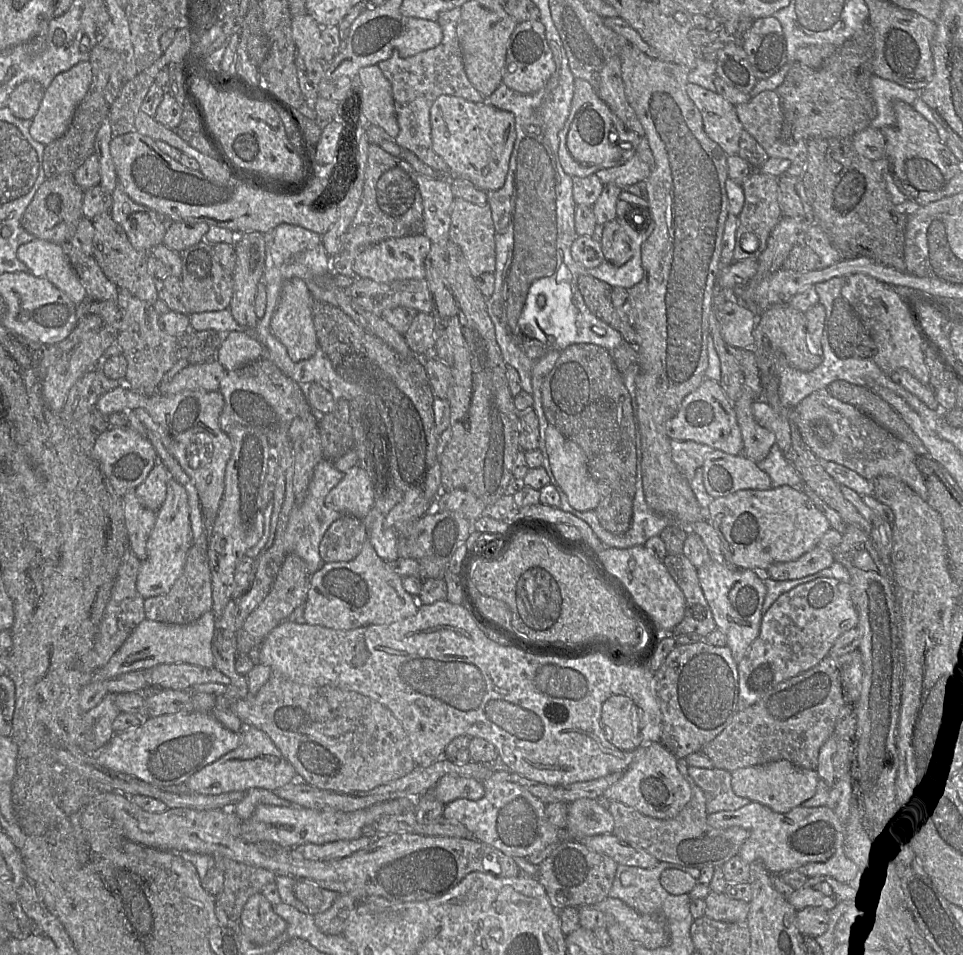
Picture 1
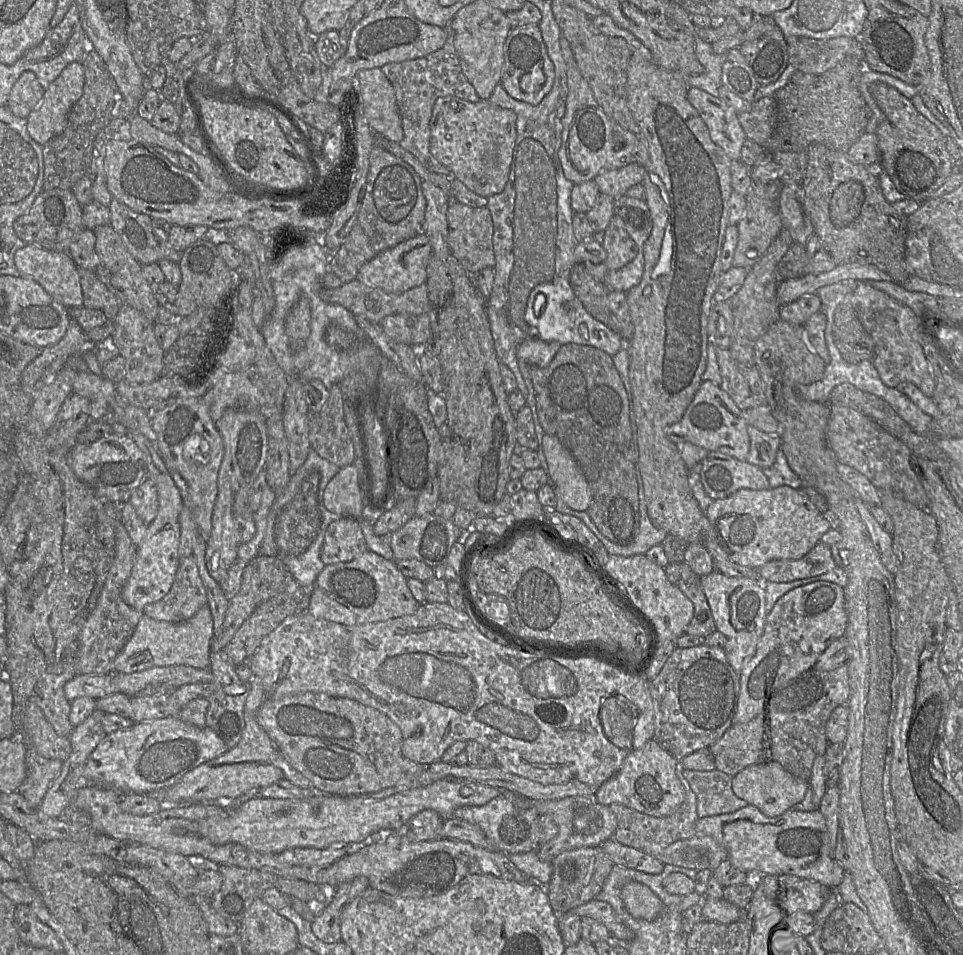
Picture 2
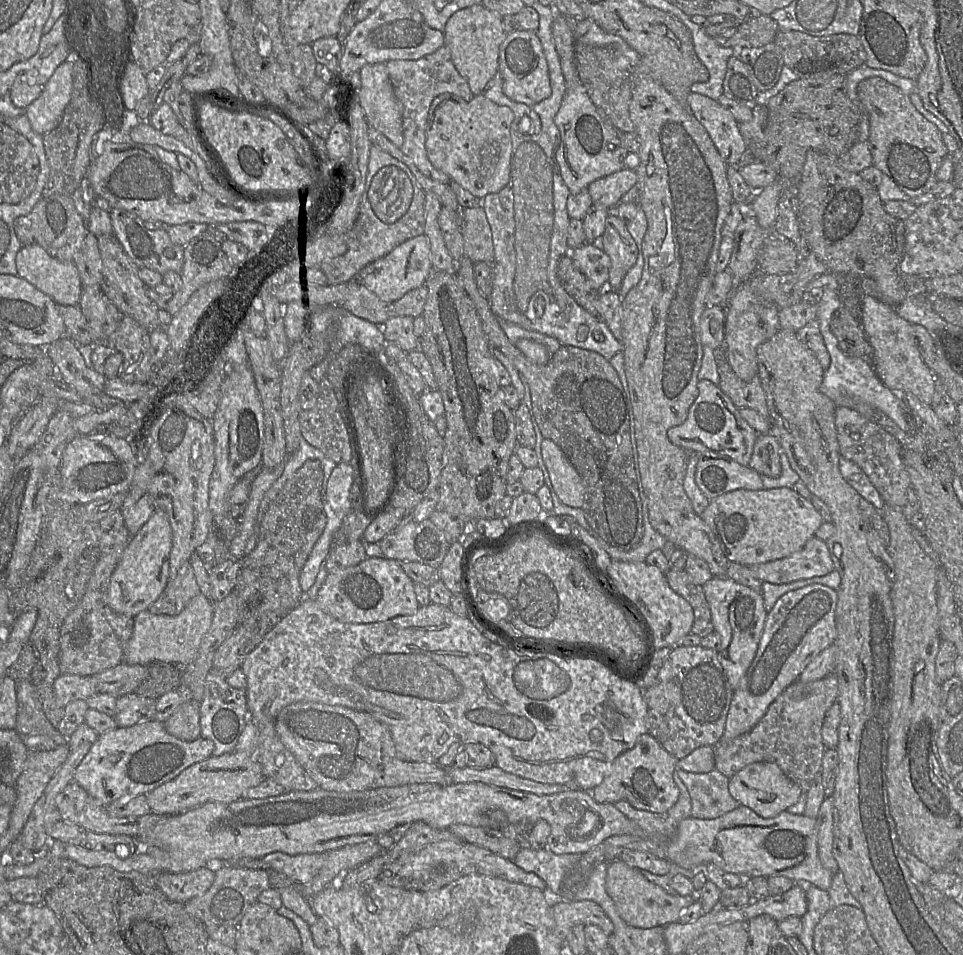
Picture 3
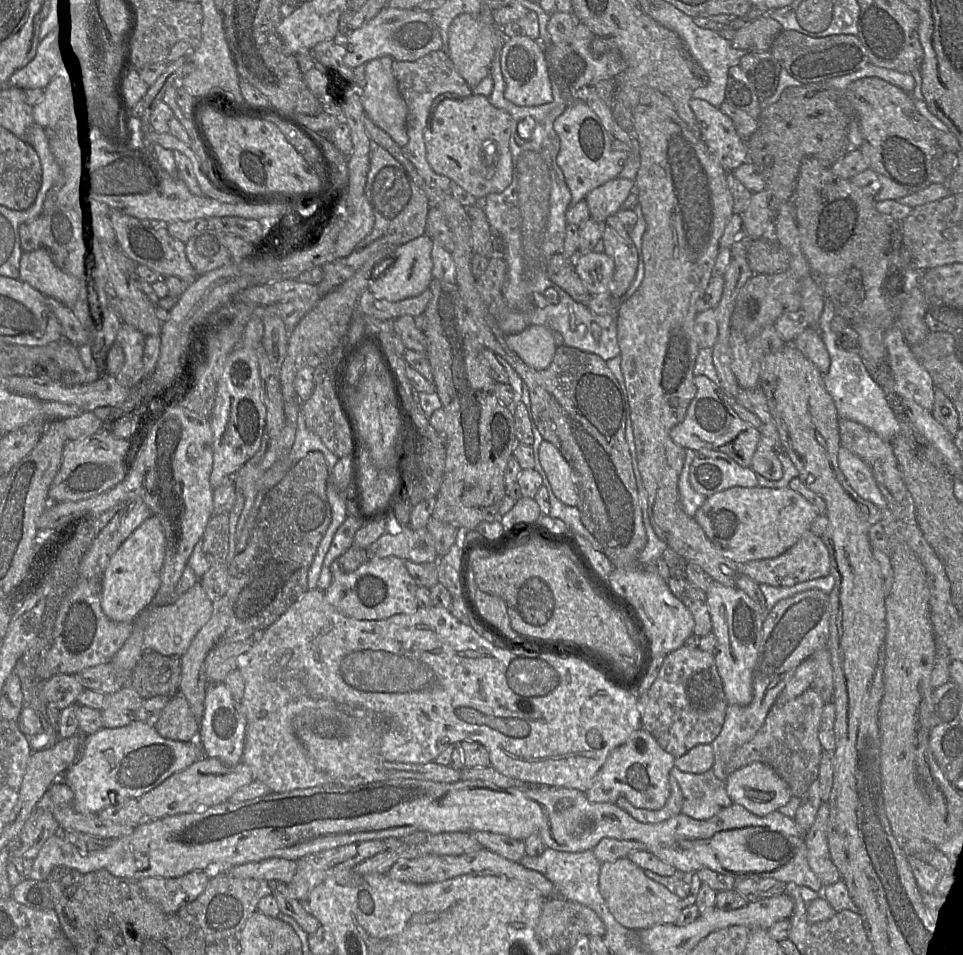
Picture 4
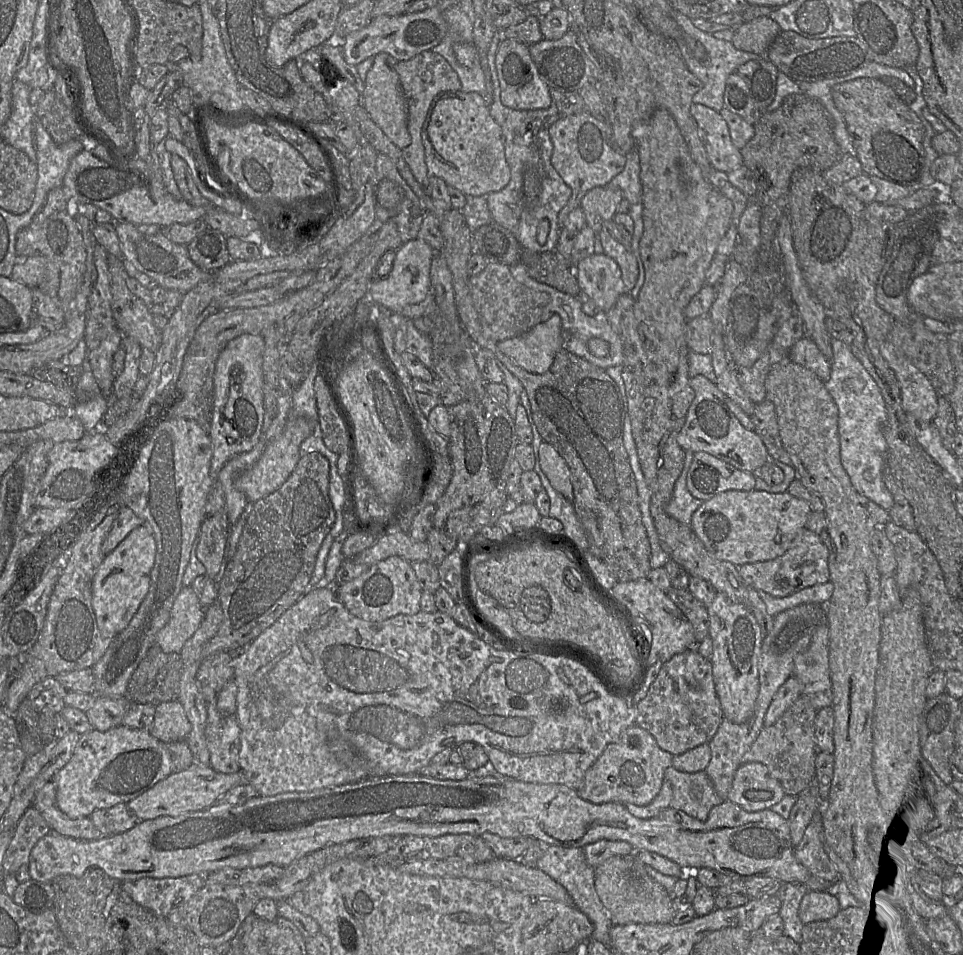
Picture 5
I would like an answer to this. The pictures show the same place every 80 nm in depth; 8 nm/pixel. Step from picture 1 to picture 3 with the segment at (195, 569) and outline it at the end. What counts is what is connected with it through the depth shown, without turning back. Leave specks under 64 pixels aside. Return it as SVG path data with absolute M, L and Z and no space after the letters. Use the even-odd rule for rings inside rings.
M186 561L178 570L175 578L168 584L160 596L148 607L152 614L175 616L180 614L192 598L201 593L190 561Z

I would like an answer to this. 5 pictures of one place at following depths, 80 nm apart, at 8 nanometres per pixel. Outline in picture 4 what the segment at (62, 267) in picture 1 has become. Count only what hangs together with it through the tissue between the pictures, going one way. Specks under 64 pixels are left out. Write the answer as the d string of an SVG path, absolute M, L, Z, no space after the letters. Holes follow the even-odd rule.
M44 249L22 253L19 279L69 307L79 297L78 278L59 269Z

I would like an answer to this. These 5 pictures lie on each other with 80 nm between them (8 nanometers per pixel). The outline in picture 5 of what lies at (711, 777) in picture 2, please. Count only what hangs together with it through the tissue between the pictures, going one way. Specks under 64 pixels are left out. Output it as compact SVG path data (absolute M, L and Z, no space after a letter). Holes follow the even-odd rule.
M670 766L665 770L664 779L670 781L673 789L670 807L700 821L705 821L711 809L724 801L705 770L688 773Z

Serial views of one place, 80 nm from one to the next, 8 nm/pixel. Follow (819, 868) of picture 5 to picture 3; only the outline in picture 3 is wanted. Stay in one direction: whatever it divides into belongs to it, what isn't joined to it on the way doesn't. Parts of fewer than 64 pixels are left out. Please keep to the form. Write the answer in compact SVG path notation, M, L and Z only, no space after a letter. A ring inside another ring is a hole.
M825 797L818 816L818 855L822 865L831 873L839 871L838 864L833 856L833 797Z

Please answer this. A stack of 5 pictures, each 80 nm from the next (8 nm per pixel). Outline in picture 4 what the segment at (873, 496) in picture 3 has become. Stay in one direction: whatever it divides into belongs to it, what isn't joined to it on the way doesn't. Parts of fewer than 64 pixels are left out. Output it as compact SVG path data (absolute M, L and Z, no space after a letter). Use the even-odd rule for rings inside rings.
M841 446L838 452L838 465L851 488L864 500L887 511L887 502L881 494L870 466L859 456Z

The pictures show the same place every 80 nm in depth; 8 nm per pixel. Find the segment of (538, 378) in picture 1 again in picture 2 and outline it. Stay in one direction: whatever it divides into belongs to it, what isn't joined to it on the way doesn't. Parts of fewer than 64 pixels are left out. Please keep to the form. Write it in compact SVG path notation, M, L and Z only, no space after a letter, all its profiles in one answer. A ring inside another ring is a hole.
M526 338L517 348L517 359L519 369L528 390L526 405L531 409L535 432L538 438L537 453L539 456L539 445L545 434L537 416L534 388L530 376L531 366L544 368L550 364L561 344L557 341L544 341L540 338Z

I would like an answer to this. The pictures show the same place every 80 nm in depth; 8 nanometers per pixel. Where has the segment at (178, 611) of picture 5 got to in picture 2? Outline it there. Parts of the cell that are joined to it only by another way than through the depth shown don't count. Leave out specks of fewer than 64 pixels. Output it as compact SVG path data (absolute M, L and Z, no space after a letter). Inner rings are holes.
M204 605L193 617L181 623L157 621L144 614L131 638L117 655L113 671L129 674L170 665L207 669L210 666L213 637L213 619L208 605Z

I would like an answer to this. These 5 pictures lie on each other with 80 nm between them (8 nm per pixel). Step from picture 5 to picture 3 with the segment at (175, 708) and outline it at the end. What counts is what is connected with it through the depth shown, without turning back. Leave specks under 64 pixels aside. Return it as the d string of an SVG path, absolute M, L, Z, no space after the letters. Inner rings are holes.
M189 700L181 704L163 724L170 735L180 740L196 740L201 736L200 702Z

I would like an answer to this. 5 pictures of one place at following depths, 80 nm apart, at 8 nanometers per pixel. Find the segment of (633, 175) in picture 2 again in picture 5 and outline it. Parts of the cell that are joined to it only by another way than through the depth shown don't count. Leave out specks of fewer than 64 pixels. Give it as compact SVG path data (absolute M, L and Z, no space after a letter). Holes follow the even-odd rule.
M607 186L595 187L587 192L580 203L586 225L598 235L603 223L613 219L622 199L623 195L619 189Z

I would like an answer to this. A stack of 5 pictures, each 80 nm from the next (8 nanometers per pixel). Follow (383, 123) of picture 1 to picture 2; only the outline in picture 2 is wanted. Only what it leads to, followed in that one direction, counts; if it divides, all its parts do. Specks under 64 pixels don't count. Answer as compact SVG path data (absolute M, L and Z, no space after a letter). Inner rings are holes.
M381 68L360 70L360 95L364 116L373 130L392 142L403 139L401 116L394 87Z

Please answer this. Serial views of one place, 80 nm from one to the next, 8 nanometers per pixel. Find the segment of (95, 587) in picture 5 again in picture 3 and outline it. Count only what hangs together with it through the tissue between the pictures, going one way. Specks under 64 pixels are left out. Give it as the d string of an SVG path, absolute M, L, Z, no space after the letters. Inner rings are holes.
M156 510L151 518L131 537L117 564L107 592L106 603L116 613L135 617L160 596L169 581L169 558L172 529L167 515Z

